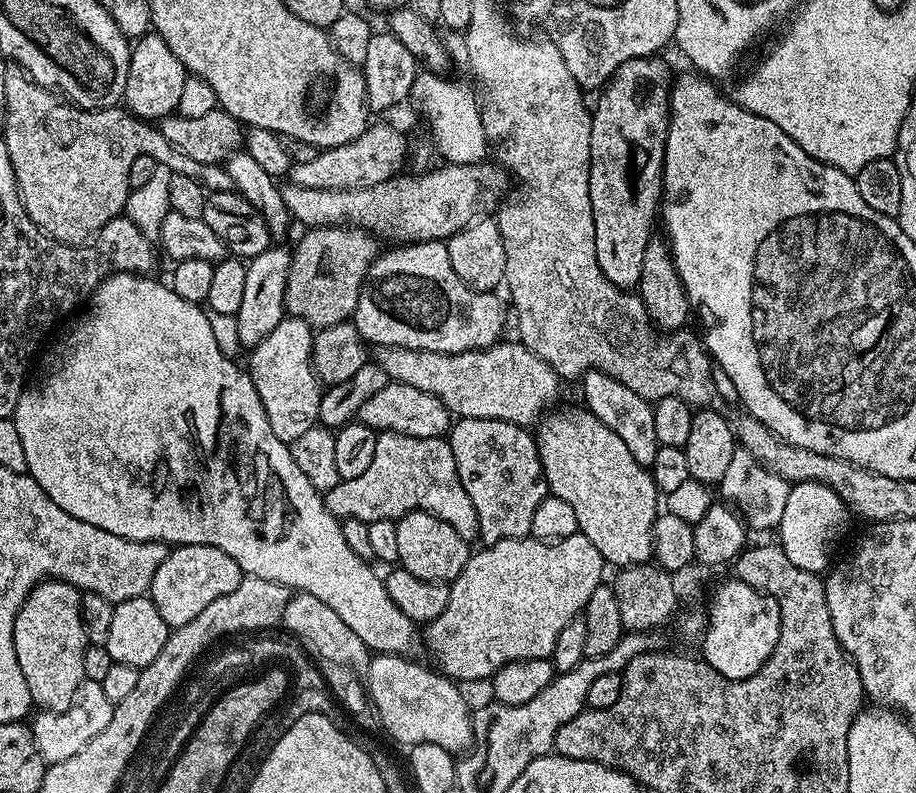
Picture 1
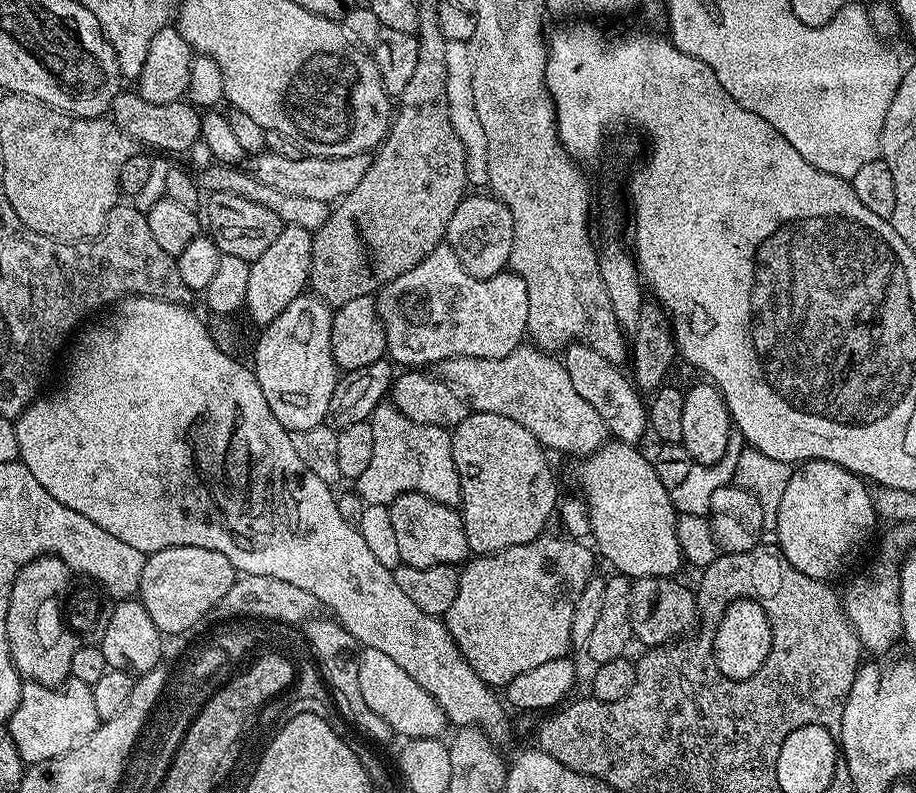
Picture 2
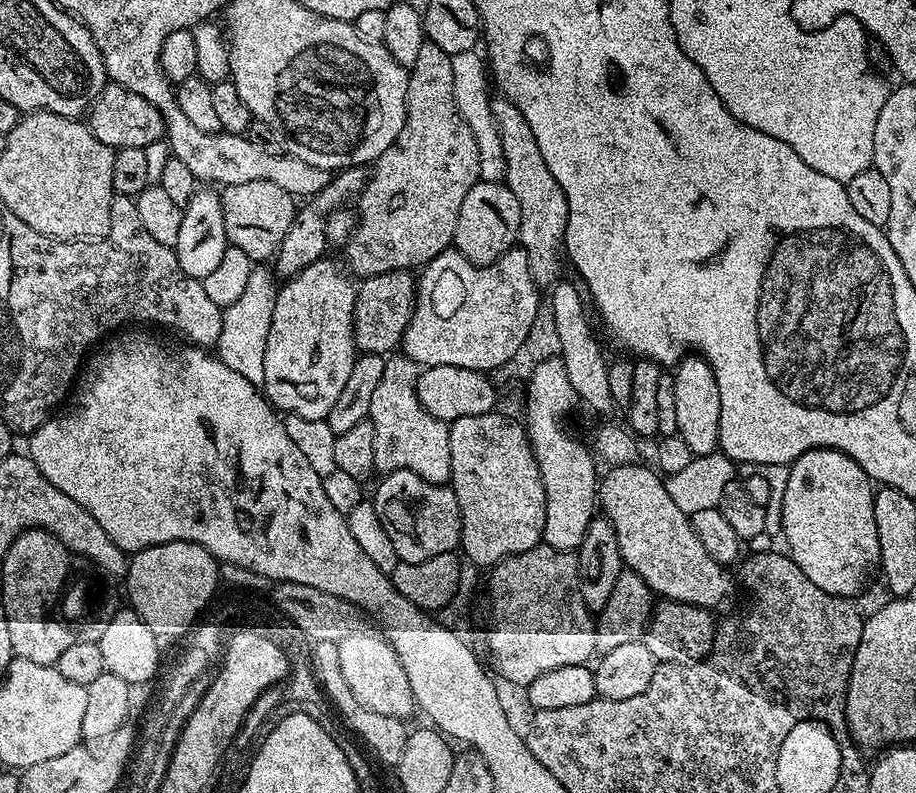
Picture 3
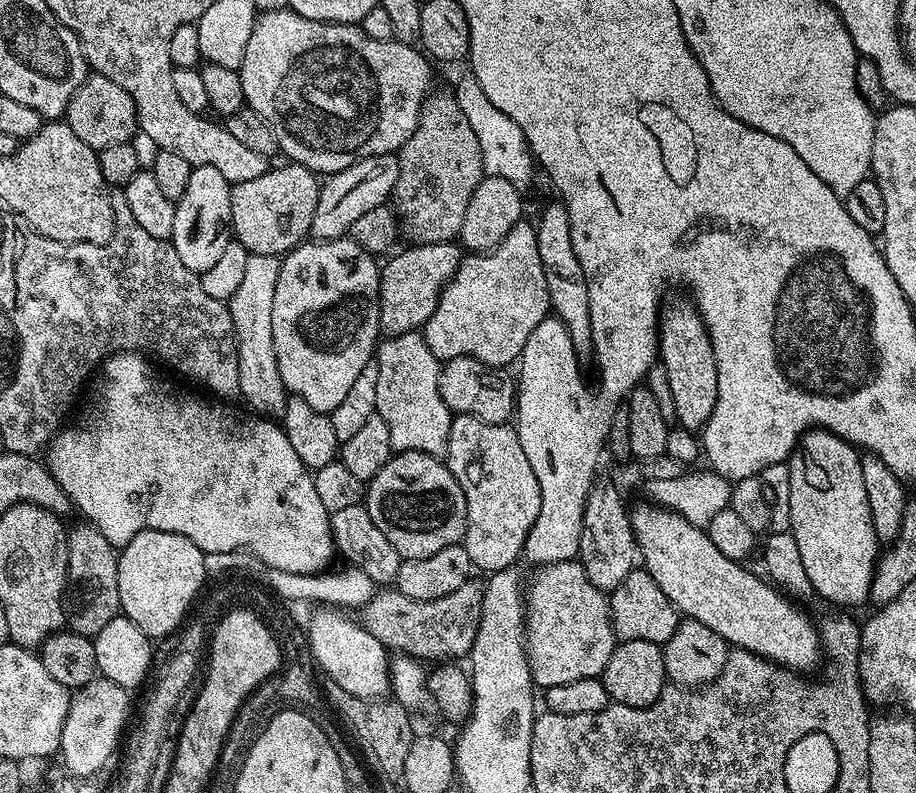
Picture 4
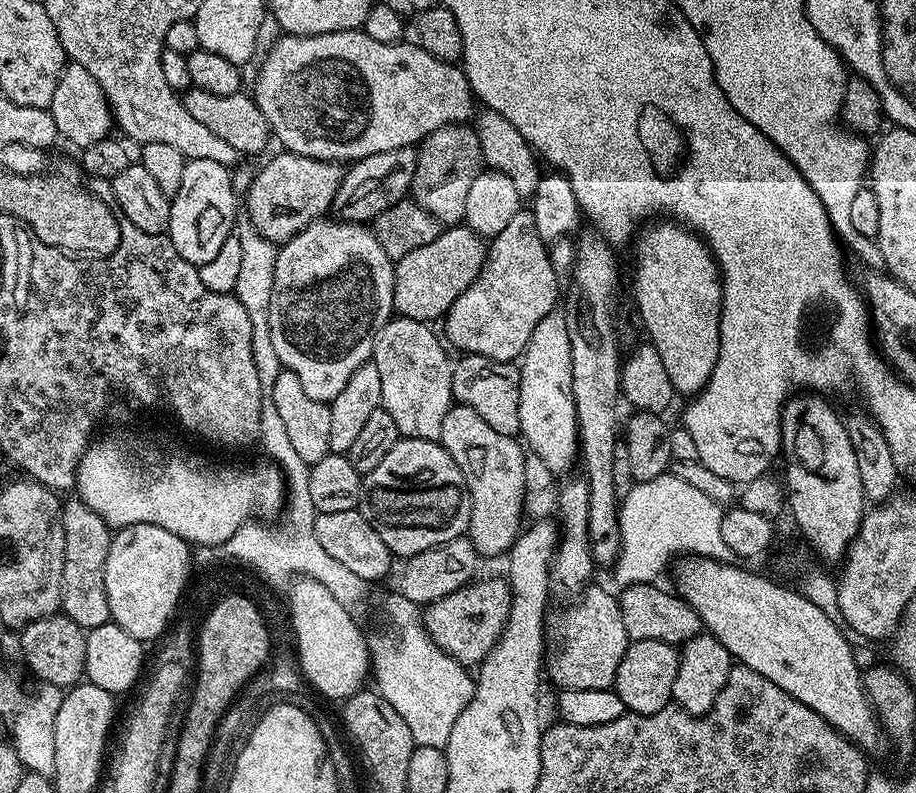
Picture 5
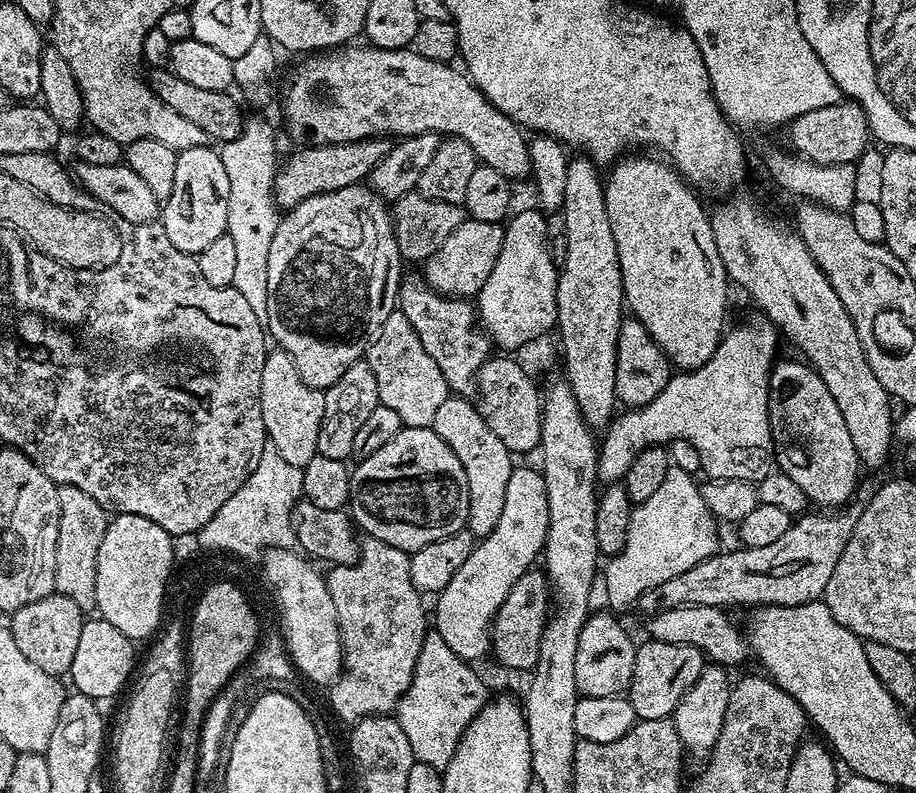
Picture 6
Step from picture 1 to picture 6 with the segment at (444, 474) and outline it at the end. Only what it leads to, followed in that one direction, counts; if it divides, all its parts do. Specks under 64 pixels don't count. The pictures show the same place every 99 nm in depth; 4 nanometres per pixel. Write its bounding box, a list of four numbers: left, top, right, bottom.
[366,310,450,428]

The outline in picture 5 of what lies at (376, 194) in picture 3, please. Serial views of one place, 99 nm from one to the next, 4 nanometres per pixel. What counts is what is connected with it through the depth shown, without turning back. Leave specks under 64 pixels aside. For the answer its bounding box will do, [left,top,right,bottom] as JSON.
[411,123,484,225]

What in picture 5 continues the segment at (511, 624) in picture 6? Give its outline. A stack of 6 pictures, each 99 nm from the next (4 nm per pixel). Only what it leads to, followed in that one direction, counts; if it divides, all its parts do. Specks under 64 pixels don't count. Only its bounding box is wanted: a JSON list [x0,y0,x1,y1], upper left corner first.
[422,579,512,666]

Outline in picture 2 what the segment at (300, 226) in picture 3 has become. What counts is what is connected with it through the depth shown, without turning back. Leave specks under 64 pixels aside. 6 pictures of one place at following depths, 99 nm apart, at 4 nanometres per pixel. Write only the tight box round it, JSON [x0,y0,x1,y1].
[244,224,312,326]

